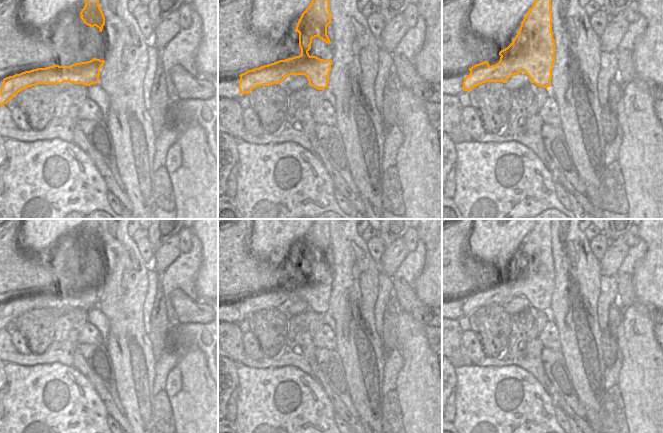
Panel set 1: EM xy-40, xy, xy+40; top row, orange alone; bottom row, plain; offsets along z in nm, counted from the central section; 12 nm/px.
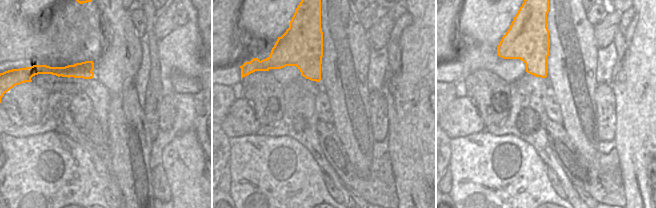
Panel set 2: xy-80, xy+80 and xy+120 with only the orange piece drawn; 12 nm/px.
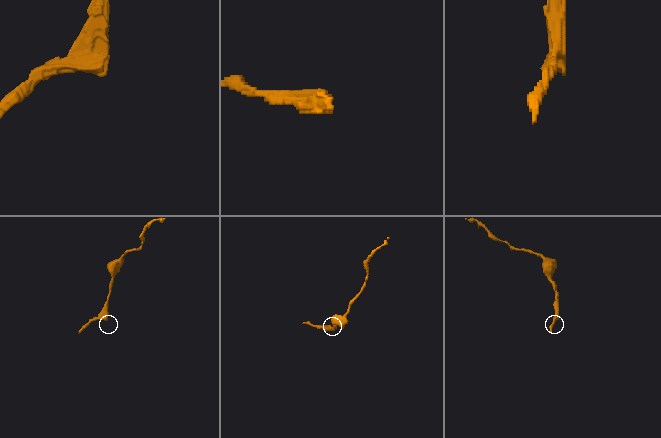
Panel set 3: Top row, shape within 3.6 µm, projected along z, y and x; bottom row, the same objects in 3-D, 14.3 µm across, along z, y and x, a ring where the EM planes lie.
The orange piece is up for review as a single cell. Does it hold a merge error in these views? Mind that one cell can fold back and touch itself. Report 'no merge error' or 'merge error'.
no merge error

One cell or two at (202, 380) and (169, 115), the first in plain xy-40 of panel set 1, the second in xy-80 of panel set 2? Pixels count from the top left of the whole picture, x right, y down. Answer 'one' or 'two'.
two

